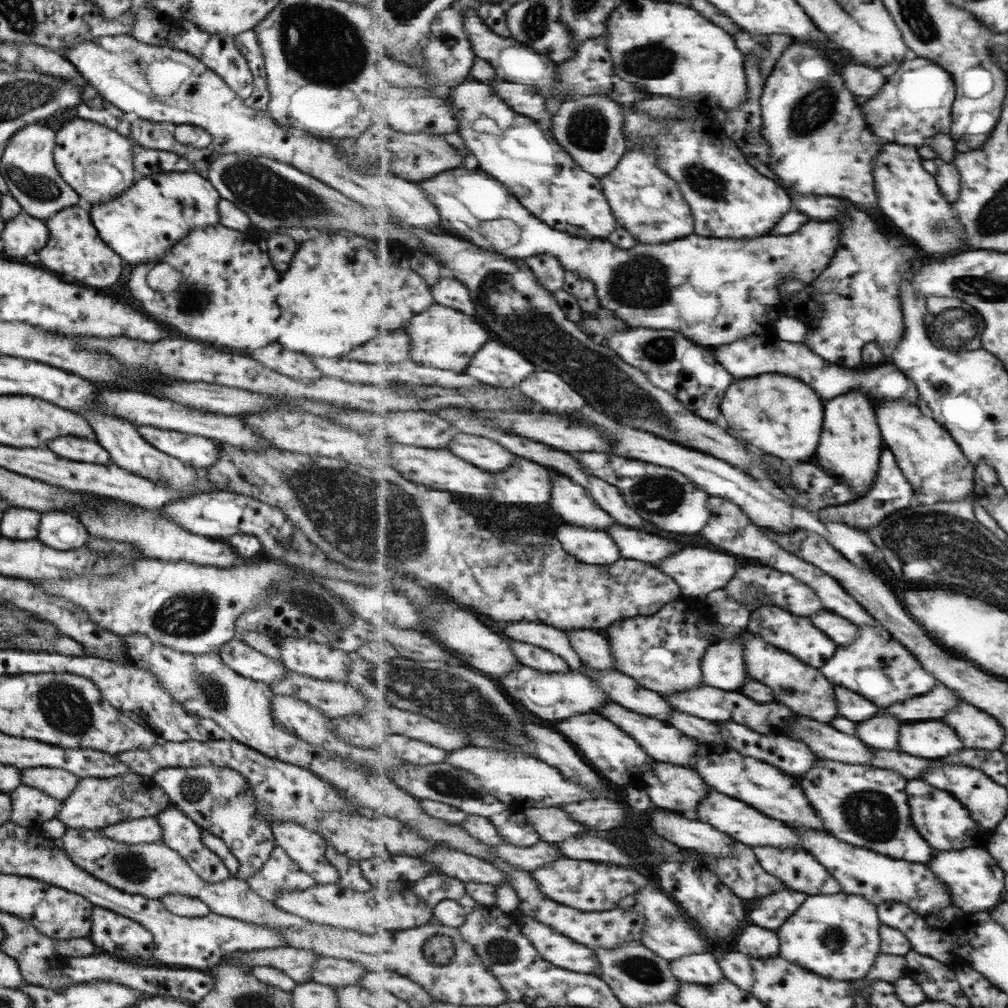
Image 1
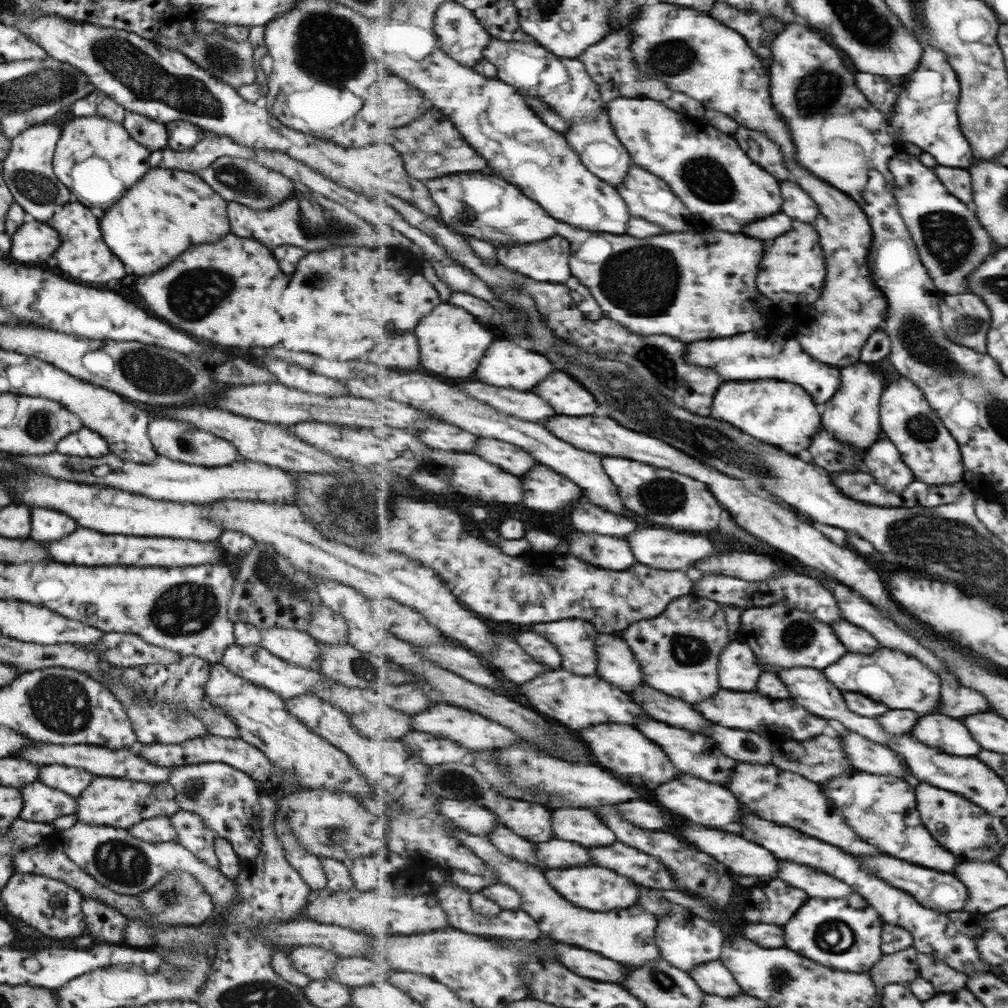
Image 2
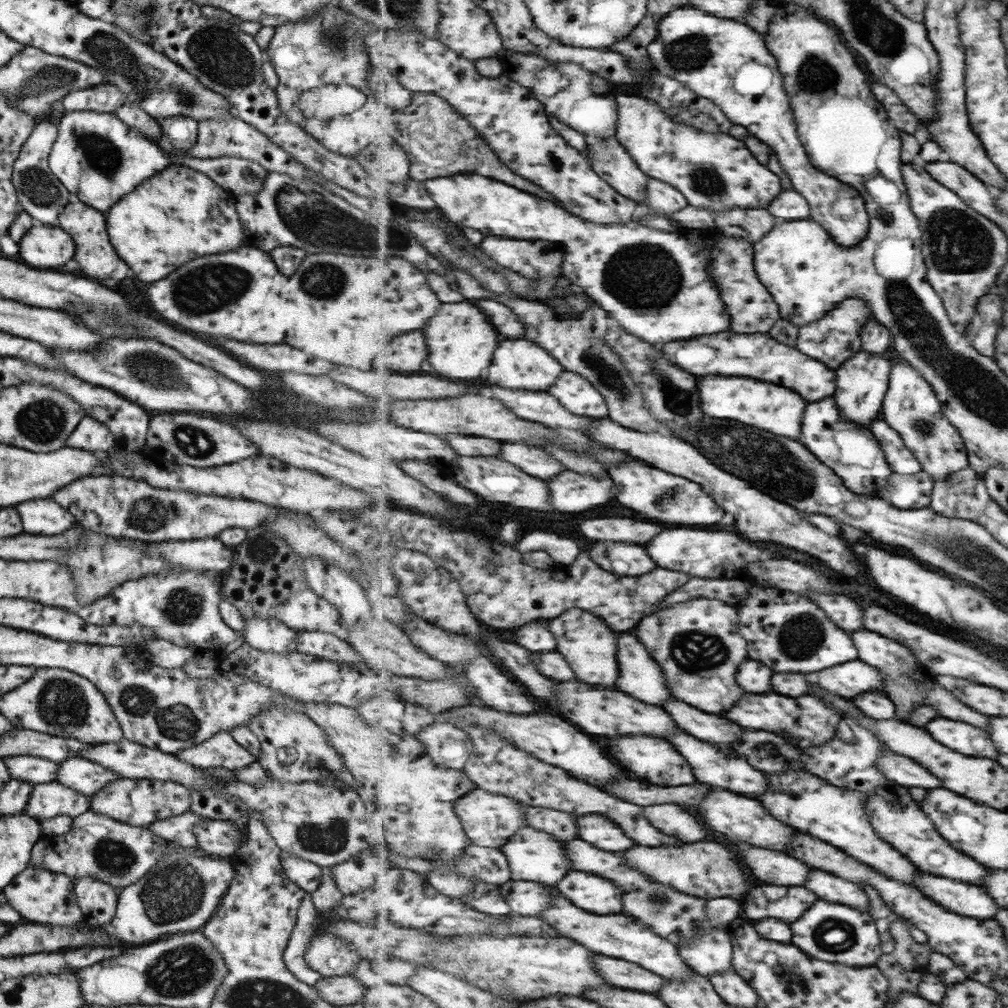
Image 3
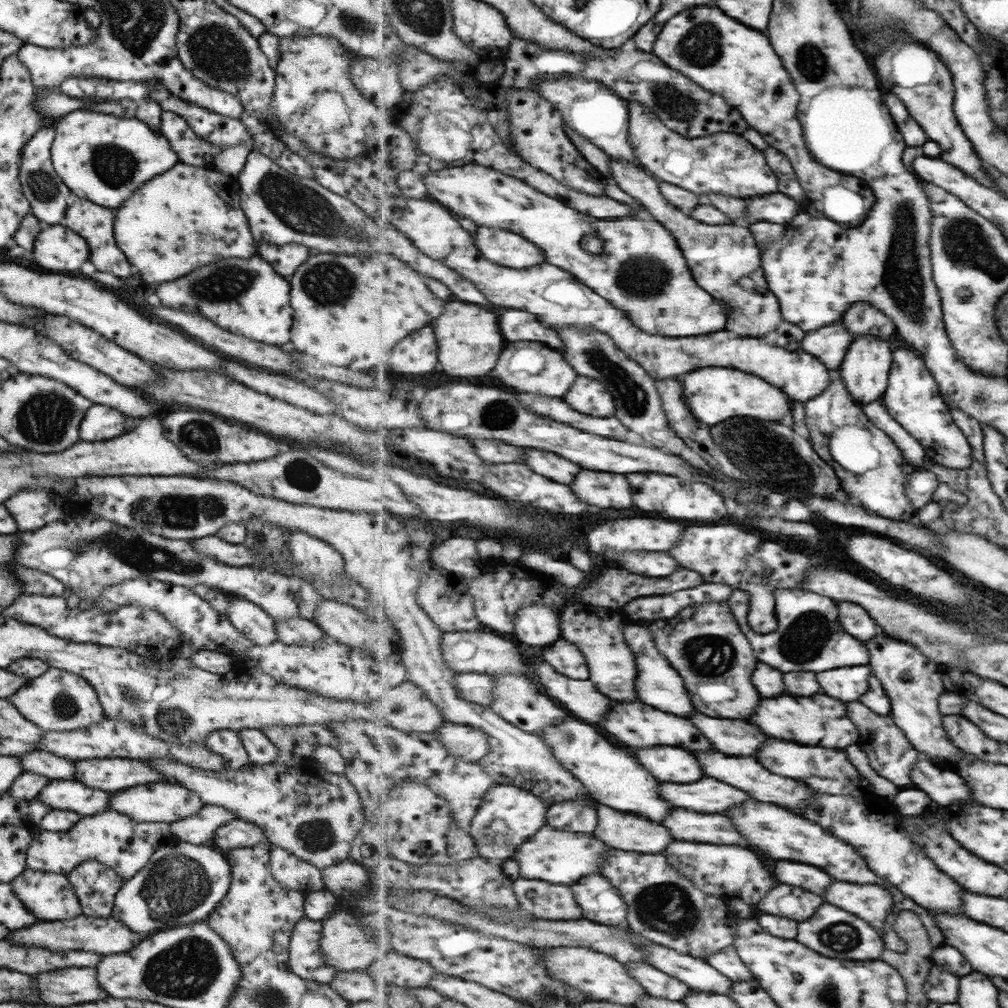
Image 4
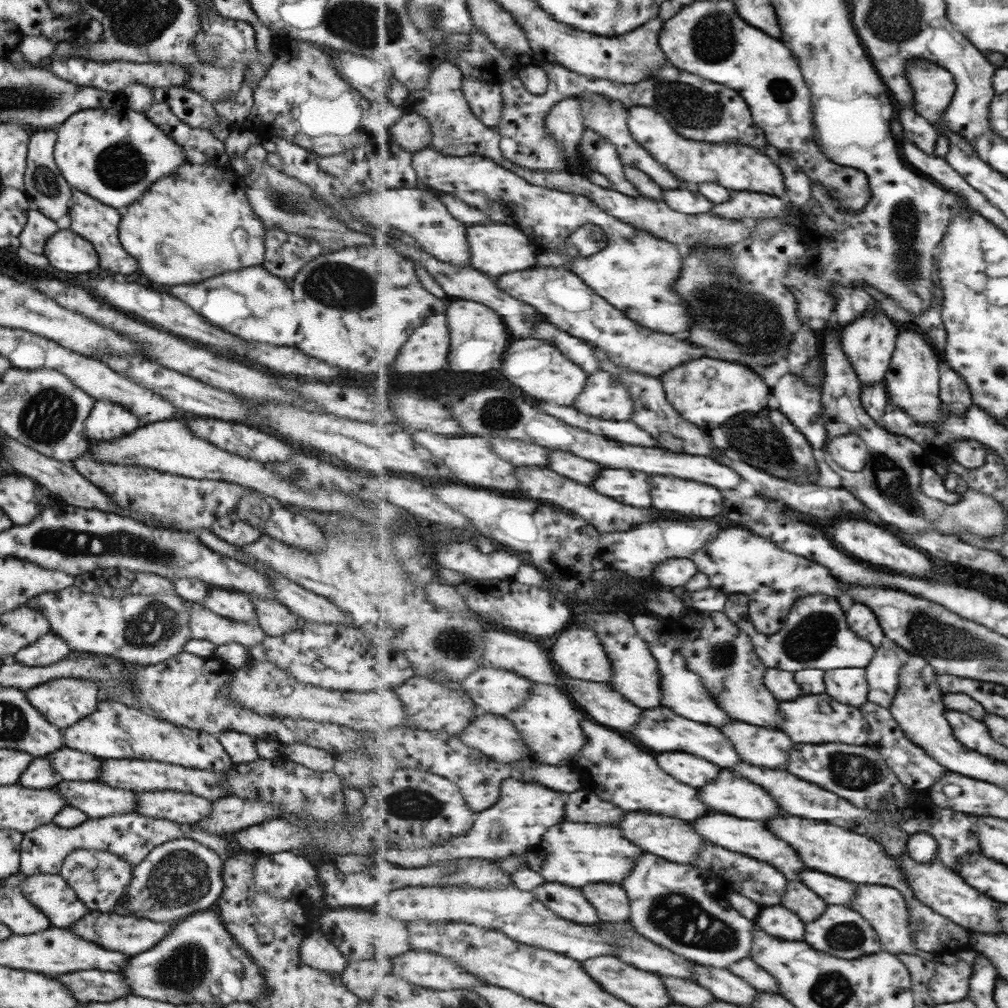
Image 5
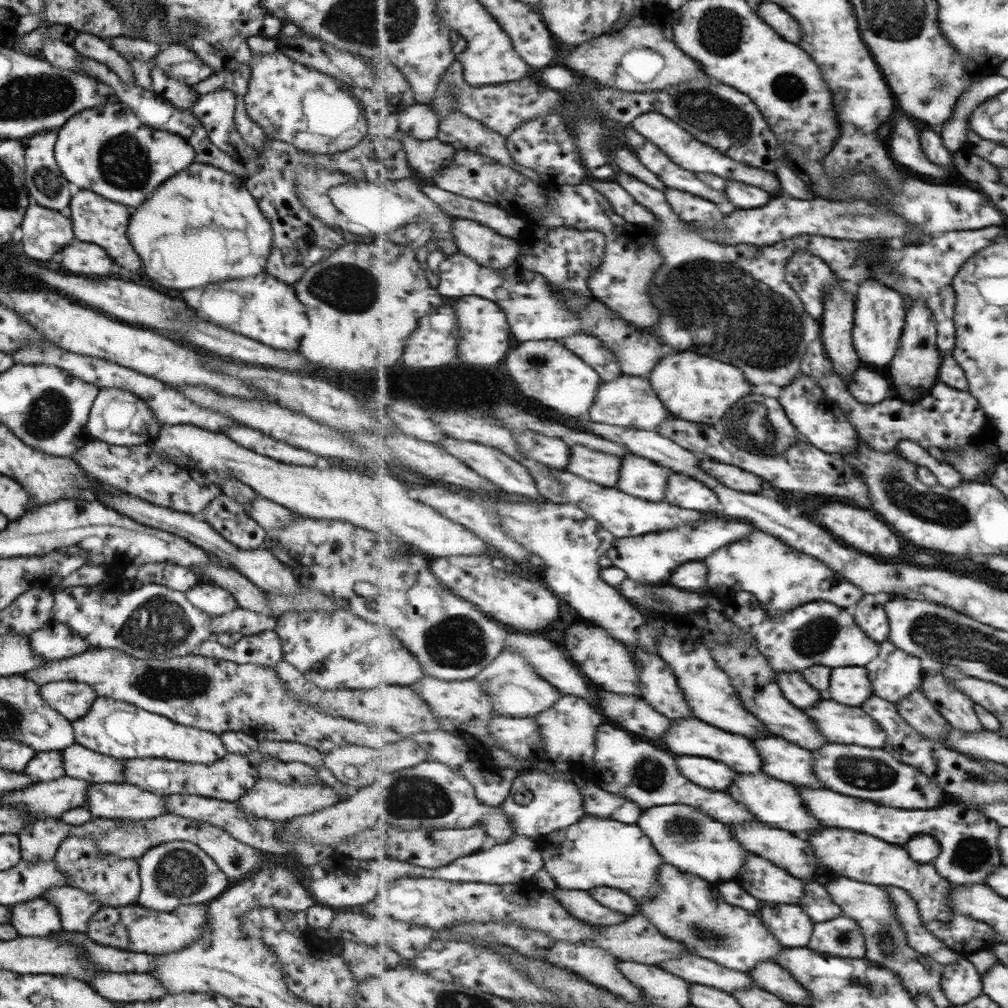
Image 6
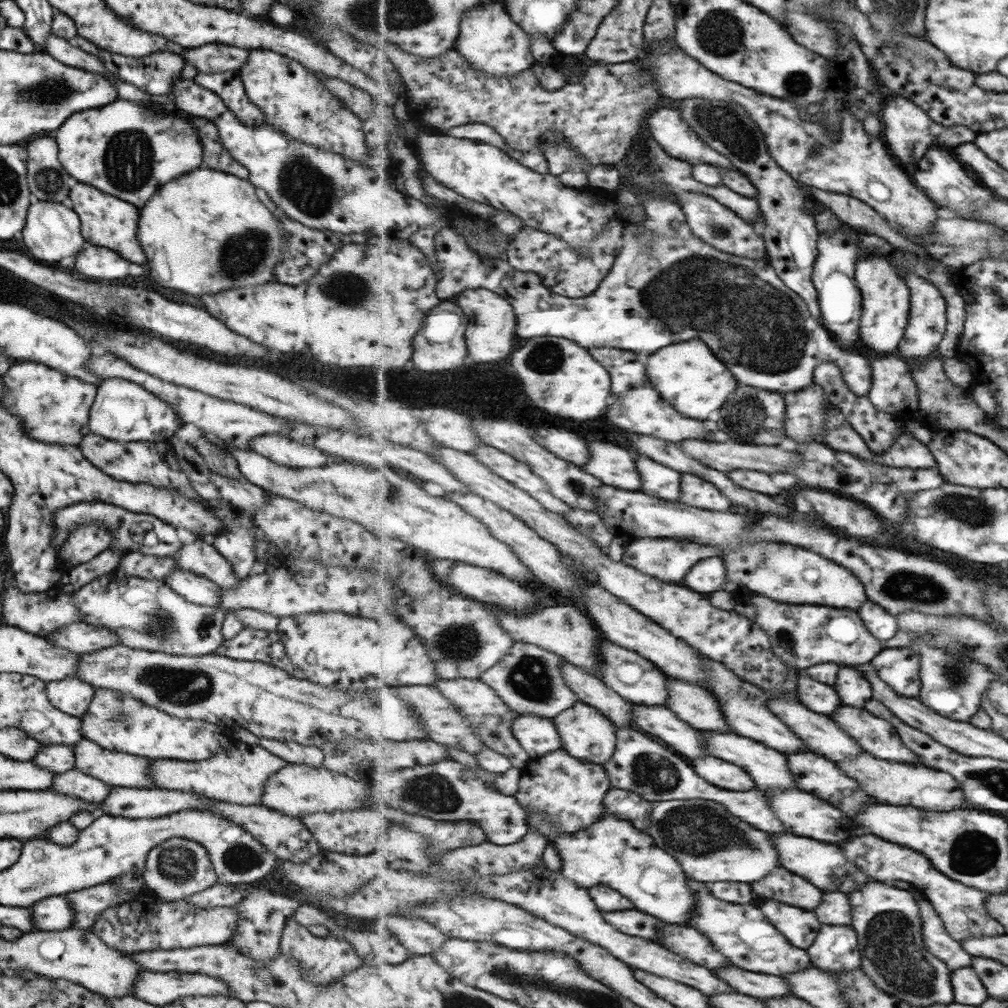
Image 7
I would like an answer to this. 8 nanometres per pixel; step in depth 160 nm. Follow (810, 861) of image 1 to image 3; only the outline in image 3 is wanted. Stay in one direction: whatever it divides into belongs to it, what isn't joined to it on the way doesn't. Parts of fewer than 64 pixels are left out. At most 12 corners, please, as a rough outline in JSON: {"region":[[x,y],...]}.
{"region":[[815,870],[805,884],[819,898],[870,912],[861,886]]}

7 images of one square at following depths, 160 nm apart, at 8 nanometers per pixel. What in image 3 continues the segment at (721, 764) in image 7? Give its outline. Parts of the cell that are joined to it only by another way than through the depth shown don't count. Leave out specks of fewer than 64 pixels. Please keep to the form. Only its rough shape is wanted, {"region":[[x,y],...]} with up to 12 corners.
{"region":[[615,736],[611,754],[659,786],[695,784],[673,744]]}

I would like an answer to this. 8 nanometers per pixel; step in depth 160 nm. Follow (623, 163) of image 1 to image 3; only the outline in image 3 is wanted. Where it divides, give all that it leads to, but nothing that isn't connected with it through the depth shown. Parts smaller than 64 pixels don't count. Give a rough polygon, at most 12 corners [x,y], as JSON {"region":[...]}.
{"region":[[650,177],[645,205],[675,214],[690,205],[680,189]]}

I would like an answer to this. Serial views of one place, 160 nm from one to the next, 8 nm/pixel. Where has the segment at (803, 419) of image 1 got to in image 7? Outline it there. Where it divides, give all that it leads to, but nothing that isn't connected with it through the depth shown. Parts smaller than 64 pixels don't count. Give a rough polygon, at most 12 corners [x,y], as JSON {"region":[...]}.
{"region":[[701,340],[649,358],[649,381],[689,418],[707,420],[737,378]]}

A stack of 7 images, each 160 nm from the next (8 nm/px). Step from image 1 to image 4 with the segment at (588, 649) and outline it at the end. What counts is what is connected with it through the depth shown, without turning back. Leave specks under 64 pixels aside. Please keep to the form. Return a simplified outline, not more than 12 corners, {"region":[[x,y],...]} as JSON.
{"region":[[648,623],[624,637],[636,658],[637,694],[663,712],[691,716],[685,680],[657,648]]}

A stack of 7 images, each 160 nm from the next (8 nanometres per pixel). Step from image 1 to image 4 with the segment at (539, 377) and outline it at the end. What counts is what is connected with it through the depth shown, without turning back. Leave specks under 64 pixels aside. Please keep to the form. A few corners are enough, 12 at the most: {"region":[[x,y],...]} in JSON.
{"region":[[579,375],[565,396],[577,412],[615,414],[610,392],[598,380]]}

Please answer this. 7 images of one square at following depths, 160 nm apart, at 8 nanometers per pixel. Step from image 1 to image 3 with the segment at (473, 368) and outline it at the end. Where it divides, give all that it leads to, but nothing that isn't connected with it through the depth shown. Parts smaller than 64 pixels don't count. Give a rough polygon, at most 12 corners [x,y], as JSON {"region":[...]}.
{"region":[[529,339],[505,340],[489,368],[503,388],[545,392],[561,366]]}

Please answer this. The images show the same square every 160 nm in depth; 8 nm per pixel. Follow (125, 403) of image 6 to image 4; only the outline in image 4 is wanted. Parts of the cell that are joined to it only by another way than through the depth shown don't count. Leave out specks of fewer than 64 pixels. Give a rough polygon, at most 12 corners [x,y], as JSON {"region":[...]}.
{"region":[[94,403],[85,412],[80,441],[123,435],[125,416]]}

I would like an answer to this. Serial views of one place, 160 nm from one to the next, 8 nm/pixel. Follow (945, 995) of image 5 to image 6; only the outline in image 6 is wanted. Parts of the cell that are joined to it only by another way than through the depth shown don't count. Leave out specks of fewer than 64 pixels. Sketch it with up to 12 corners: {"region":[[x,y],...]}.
{"region":[[969,958],[944,966],[942,985],[953,1005],[984,994]]}

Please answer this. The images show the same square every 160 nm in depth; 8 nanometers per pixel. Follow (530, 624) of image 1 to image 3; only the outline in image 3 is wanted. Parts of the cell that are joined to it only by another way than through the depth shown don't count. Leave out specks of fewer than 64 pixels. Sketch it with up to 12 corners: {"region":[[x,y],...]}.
{"region":[[573,608],[547,620],[557,648],[589,684],[618,689],[619,633]]}

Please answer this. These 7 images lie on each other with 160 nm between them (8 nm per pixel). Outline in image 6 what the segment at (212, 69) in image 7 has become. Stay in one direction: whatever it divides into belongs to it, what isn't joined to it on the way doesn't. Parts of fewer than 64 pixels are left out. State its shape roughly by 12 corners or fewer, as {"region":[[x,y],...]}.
{"region":[[164,46],[152,60],[188,87],[212,74],[192,50]]}

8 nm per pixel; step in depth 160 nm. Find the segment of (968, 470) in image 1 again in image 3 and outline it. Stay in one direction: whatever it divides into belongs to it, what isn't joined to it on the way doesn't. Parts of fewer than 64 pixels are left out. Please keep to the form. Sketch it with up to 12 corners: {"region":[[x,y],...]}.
{"region":[[892,367],[881,418],[935,482],[970,467],[936,389]]}

